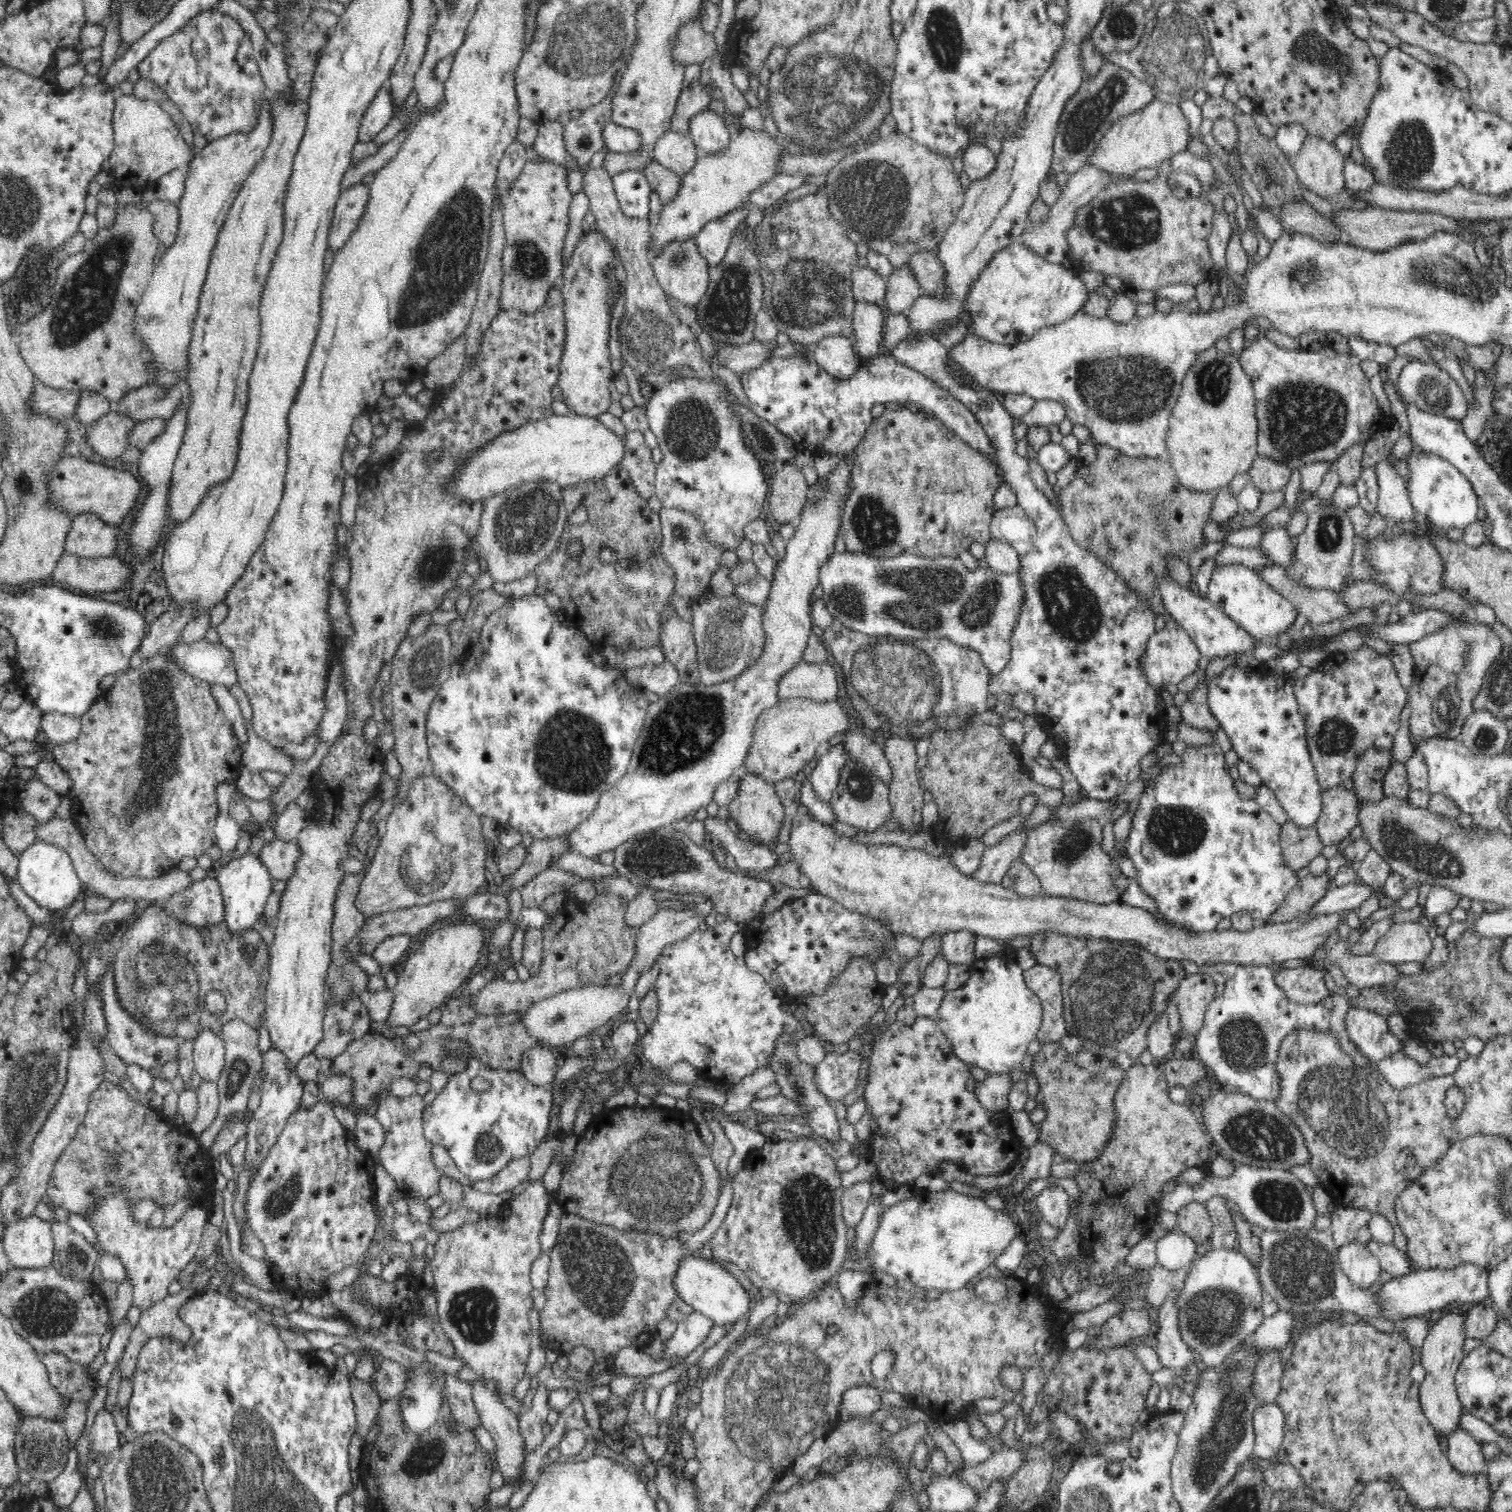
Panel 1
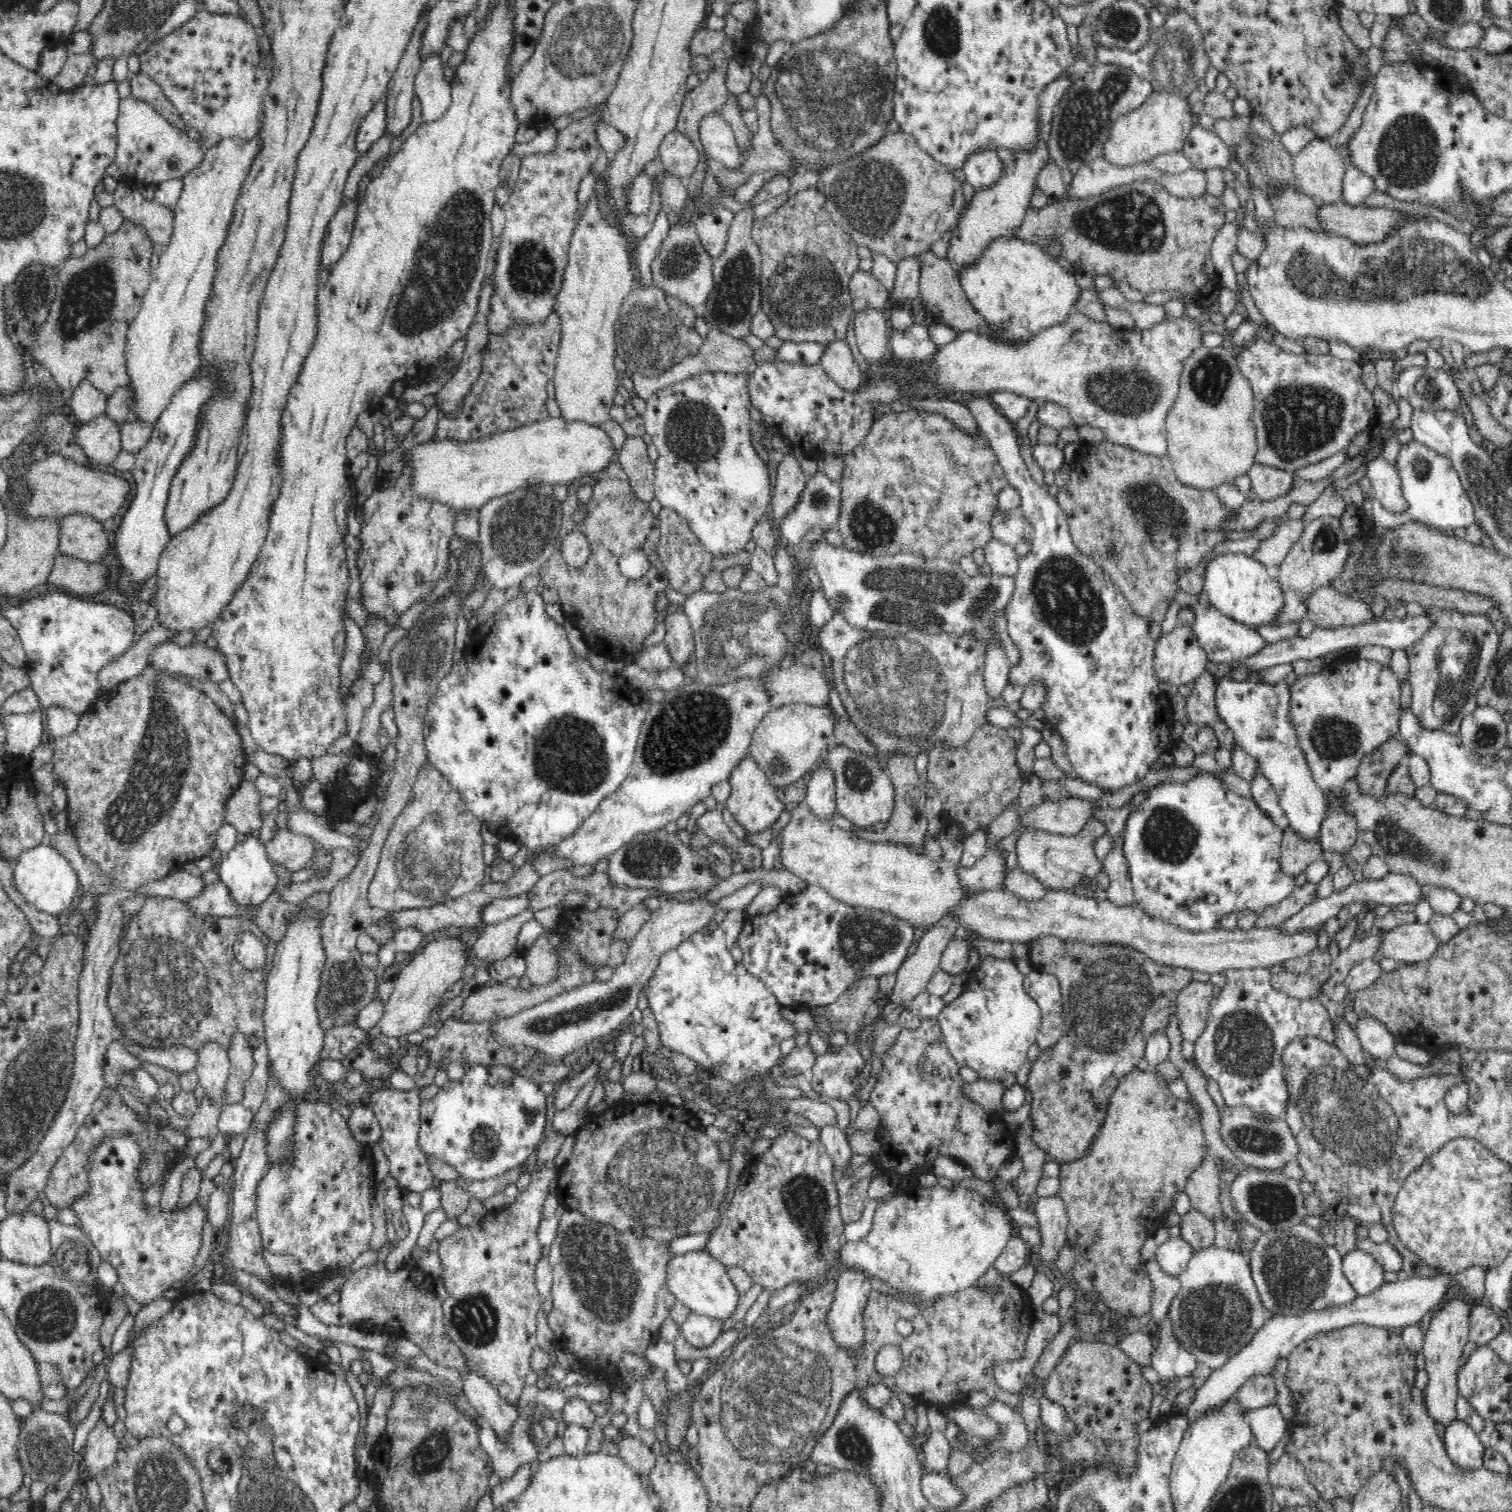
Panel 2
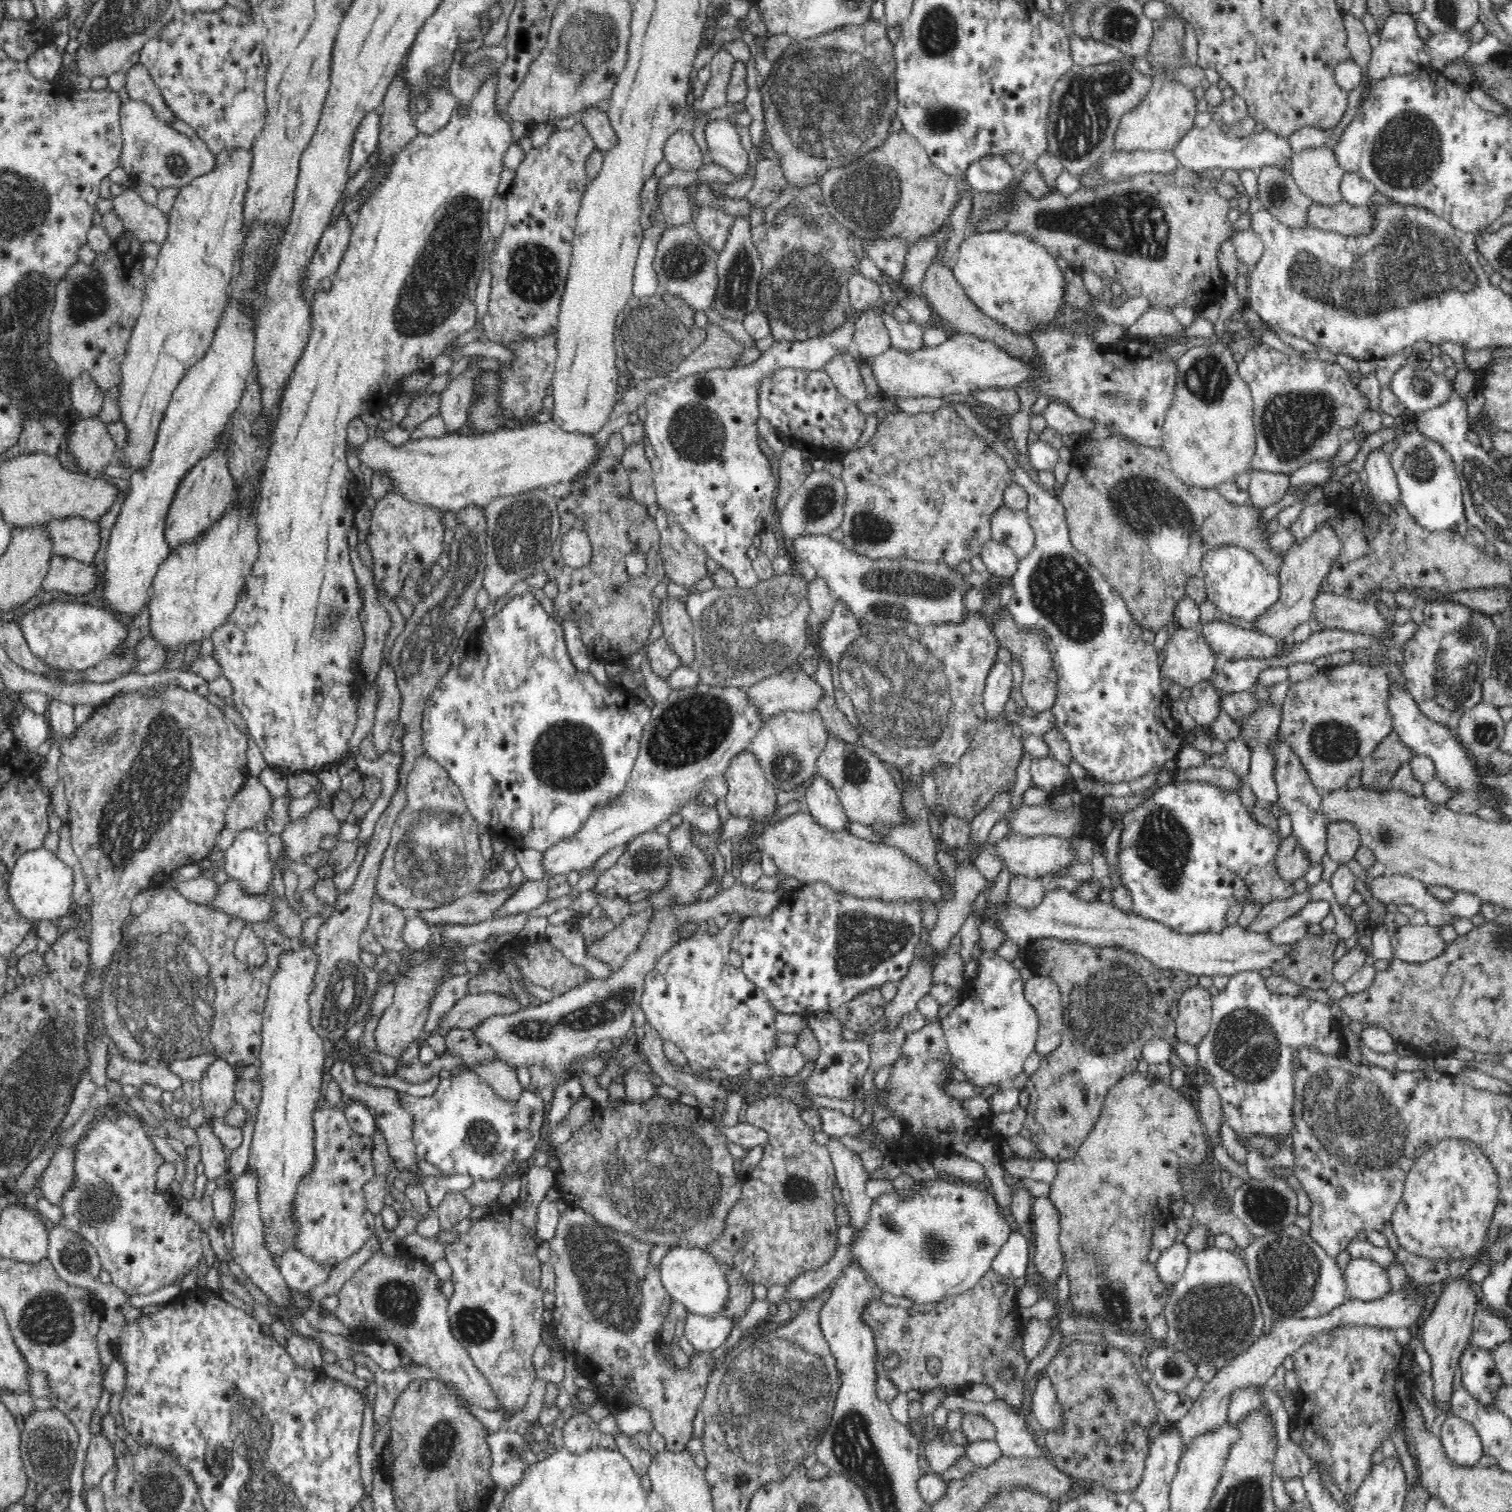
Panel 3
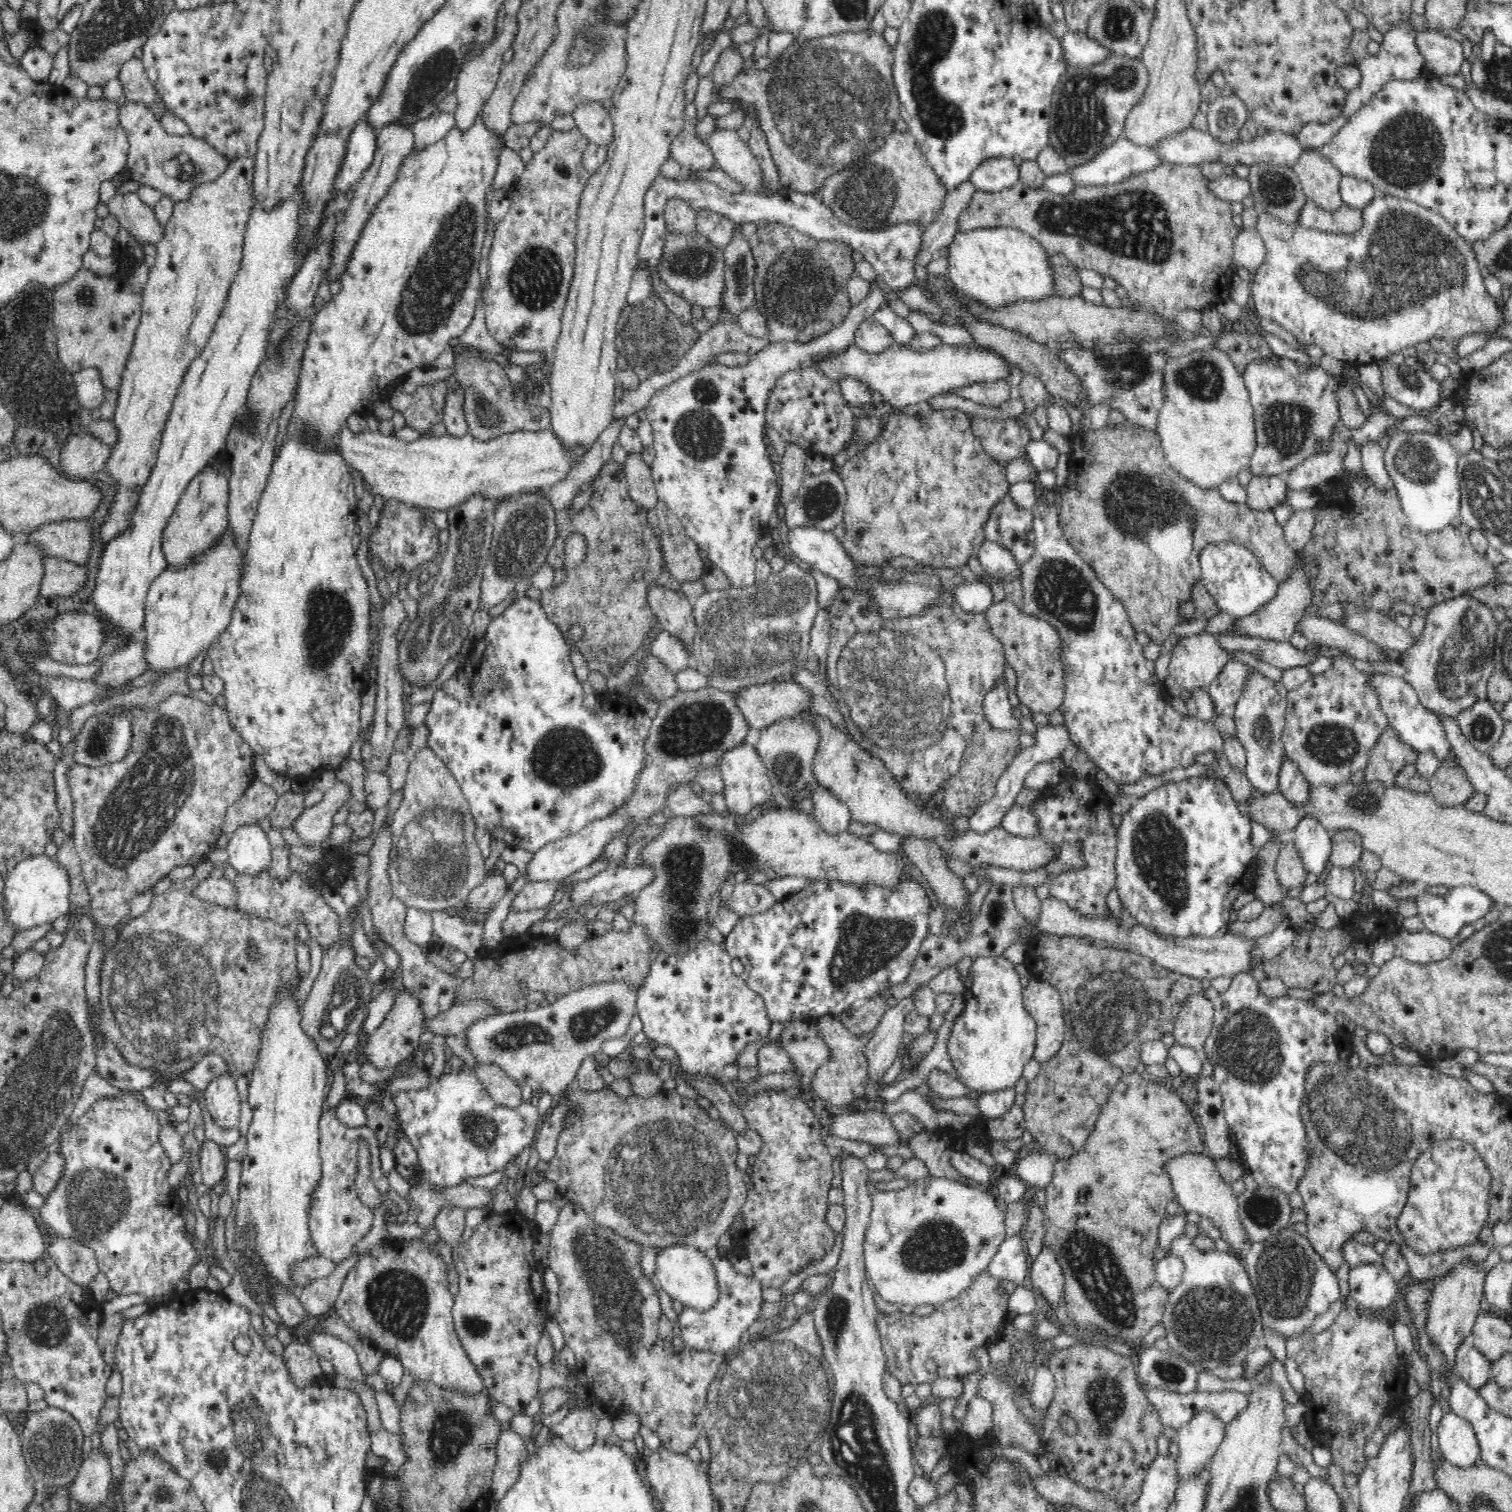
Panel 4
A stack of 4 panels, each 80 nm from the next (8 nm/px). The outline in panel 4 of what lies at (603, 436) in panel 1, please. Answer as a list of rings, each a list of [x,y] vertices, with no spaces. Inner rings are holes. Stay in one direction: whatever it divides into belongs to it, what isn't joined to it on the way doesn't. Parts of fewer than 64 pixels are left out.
[[[344,422],[332,442],[308,424],[300,426],[299,436],[314,450],[338,451],[349,474],[356,471],[374,497],[399,500],[408,506],[424,506],[434,511],[448,511],[473,494],[502,499],[511,494],[549,489],[564,481],[574,466],[574,457],[564,449],[552,430],[511,432],[487,441],[476,440],[470,434],[461,437],[447,434],[423,436],[409,442],[394,435],[384,435],[379,430],[354,432]]]

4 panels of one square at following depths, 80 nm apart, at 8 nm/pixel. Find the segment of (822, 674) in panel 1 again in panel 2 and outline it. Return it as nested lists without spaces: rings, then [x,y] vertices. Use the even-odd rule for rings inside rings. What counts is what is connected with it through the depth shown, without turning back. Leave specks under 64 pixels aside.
[[[802,662],[772,672],[766,678],[764,691],[771,708],[789,704],[822,706],[829,702],[830,678],[828,666],[807,666]]]

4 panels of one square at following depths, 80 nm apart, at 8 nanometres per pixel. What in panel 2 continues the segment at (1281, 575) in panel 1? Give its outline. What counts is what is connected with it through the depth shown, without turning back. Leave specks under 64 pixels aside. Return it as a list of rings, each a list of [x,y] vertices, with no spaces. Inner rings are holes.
[[[1320,587],[1307,598],[1308,616],[1315,627],[1332,628],[1338,626],[1362,626],[1374,624],[1379,618],[1373,614],[1367,601],[1354,600],[1352,597],[1339,593],[1333,587]]]

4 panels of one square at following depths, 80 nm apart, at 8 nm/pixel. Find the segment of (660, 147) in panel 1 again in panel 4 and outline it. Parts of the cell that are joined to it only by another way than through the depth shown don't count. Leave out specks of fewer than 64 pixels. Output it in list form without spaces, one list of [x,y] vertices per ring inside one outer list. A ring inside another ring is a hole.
[[[685,128],[672,140],[670,153],[684,170],[712,169],[717,166],[717,161],[709,148],[706,141]]]

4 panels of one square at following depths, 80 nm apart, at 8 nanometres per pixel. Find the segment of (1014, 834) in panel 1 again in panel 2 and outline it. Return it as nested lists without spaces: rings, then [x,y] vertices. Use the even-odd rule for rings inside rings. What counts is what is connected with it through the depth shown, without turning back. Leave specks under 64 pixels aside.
[[[997,847],[988,849],[985,855],[966,868],[962,864],[958,864],[956,873],[963,886],[964,893],[968,897],[972,894],[980,893],[980,890],[996,889],[1003,887],[1002,876],[1004,876],[1004,850],[1001,853]]]

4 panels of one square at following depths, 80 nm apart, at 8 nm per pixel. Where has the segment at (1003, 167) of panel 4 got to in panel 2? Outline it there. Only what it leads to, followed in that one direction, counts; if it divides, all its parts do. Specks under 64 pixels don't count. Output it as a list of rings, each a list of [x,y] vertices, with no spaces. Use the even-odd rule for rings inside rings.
[[[981,150],[971,154],[962,168],[965,180],[973,188],[995,185],[1003,174],[1003,164],[997,151]]]

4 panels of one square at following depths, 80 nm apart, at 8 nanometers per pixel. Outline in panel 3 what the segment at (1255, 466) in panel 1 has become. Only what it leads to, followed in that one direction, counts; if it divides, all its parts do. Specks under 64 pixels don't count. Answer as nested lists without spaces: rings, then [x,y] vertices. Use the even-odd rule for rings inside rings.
[[[1250,471],[1250,505],[1258,510],[1266,509],[1279,502],[1291,485],[1288,475],[1274,474],[1271,471]]]

